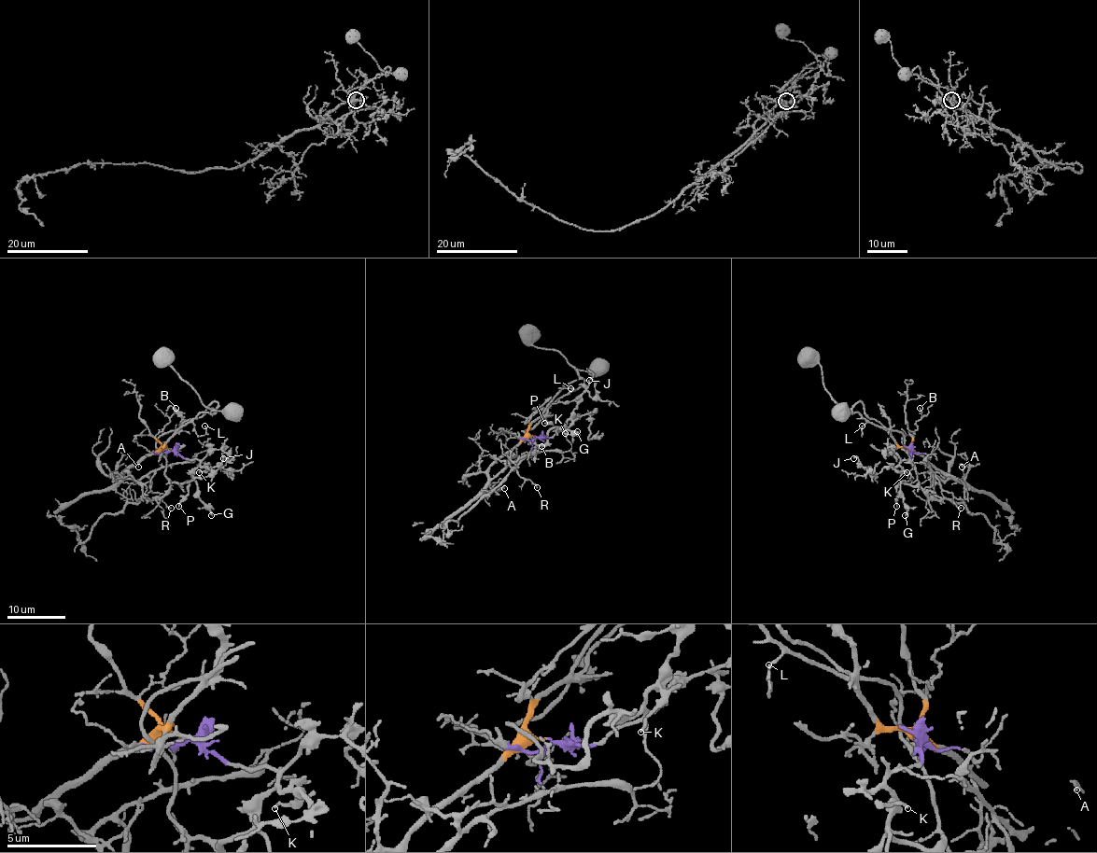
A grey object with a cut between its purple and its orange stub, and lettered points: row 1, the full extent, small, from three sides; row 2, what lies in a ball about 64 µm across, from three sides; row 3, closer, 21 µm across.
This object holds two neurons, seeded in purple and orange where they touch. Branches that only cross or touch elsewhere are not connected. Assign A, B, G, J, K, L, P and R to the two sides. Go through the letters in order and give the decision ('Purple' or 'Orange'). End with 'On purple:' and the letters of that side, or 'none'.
A: Orange
B: Orange
G: Purple
J: Purple
K: Purple
L: Orange
P: Purple
R: Orange
On purple: G, J, K, P

